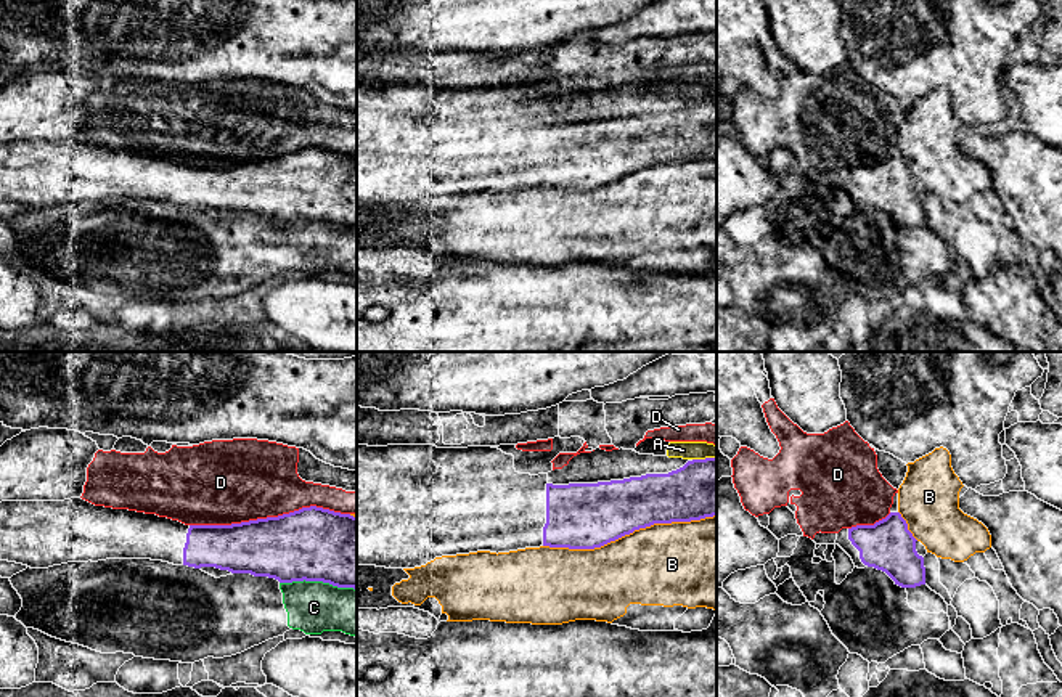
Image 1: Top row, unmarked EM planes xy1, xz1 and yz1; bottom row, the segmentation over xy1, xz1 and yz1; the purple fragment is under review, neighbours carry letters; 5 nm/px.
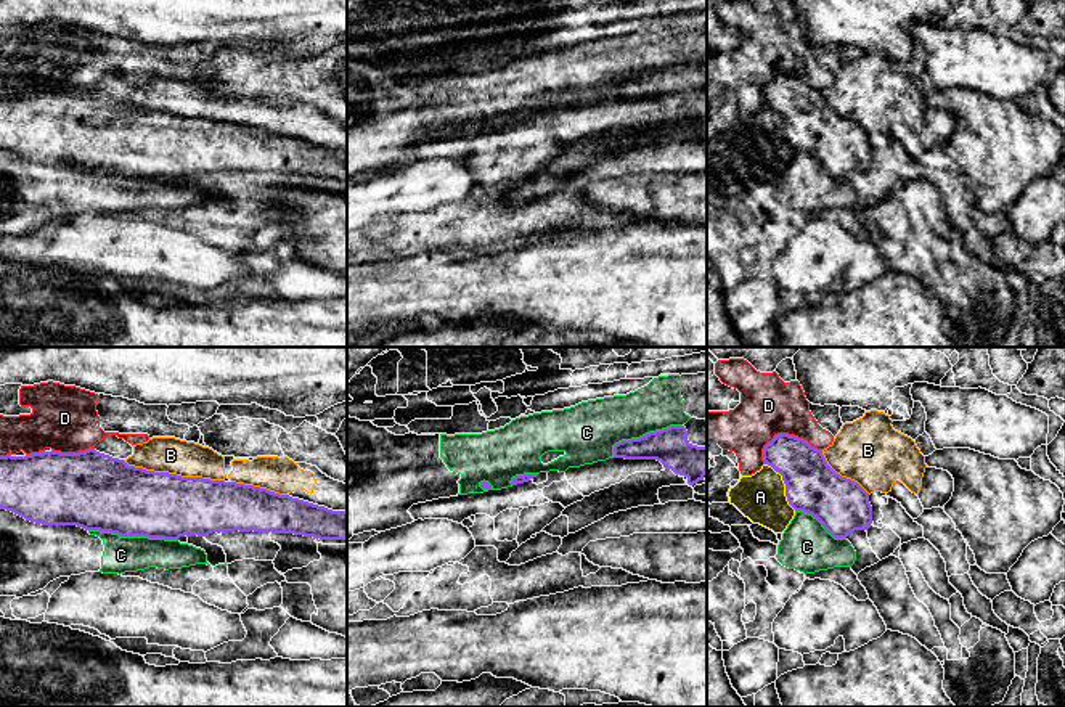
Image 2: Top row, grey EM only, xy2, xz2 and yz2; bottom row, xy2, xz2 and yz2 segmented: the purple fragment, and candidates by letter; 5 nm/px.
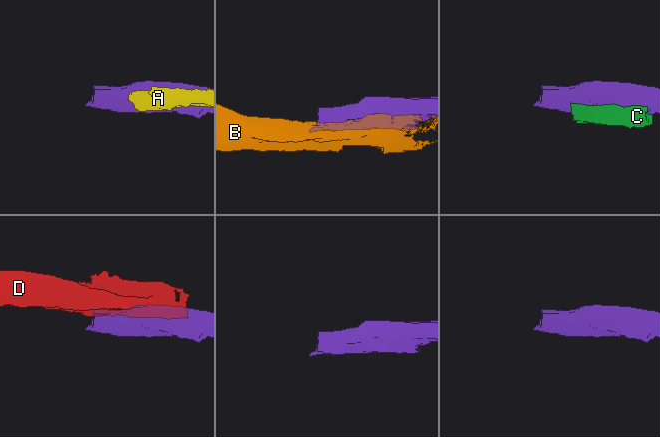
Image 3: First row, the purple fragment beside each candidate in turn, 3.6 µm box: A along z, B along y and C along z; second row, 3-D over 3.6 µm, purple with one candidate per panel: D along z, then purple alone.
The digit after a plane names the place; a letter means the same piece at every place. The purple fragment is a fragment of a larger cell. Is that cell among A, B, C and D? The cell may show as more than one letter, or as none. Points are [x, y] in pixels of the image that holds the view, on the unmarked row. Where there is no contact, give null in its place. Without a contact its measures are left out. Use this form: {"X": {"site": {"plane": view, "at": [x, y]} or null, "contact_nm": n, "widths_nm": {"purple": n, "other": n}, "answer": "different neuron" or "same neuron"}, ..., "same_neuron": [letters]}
{"A": {"site": {"plane": "yz2", "at": [786, 126]}, "contact_nm": 280, "widths_nm": {"purple": 280, "other": 240}, "answer": "different neuron"}, "B": {"site": {"plane": "xz1", "at": [629, 174]}, "contact_nm": 900, "widths_nm": {"purple": 340, "other": 420}, "answer": "different neuron"}, "C": {"site": {"plane": "xy2", "at": [134, 175]}, "contact_nm": 460, "widths_nm": {"purple": 360, "other": 180}, "answer": "different neuron"}, "D": {"site": {"plane": "xy1", "at": [269, 158]}, "contact_nm": 800, "widths_nm": {"purple": 360, "other": 420}, "answer": "different neuron"}, "same_neuron": []}

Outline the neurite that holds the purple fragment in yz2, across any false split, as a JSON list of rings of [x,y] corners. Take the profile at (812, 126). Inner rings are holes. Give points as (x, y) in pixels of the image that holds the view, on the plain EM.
[[[777,74],[765,85],[763,101],[782,116],[789,145],[816,157],[834,178],[871,167],[869,133],[837,114],[822,90],[795,76]]]

